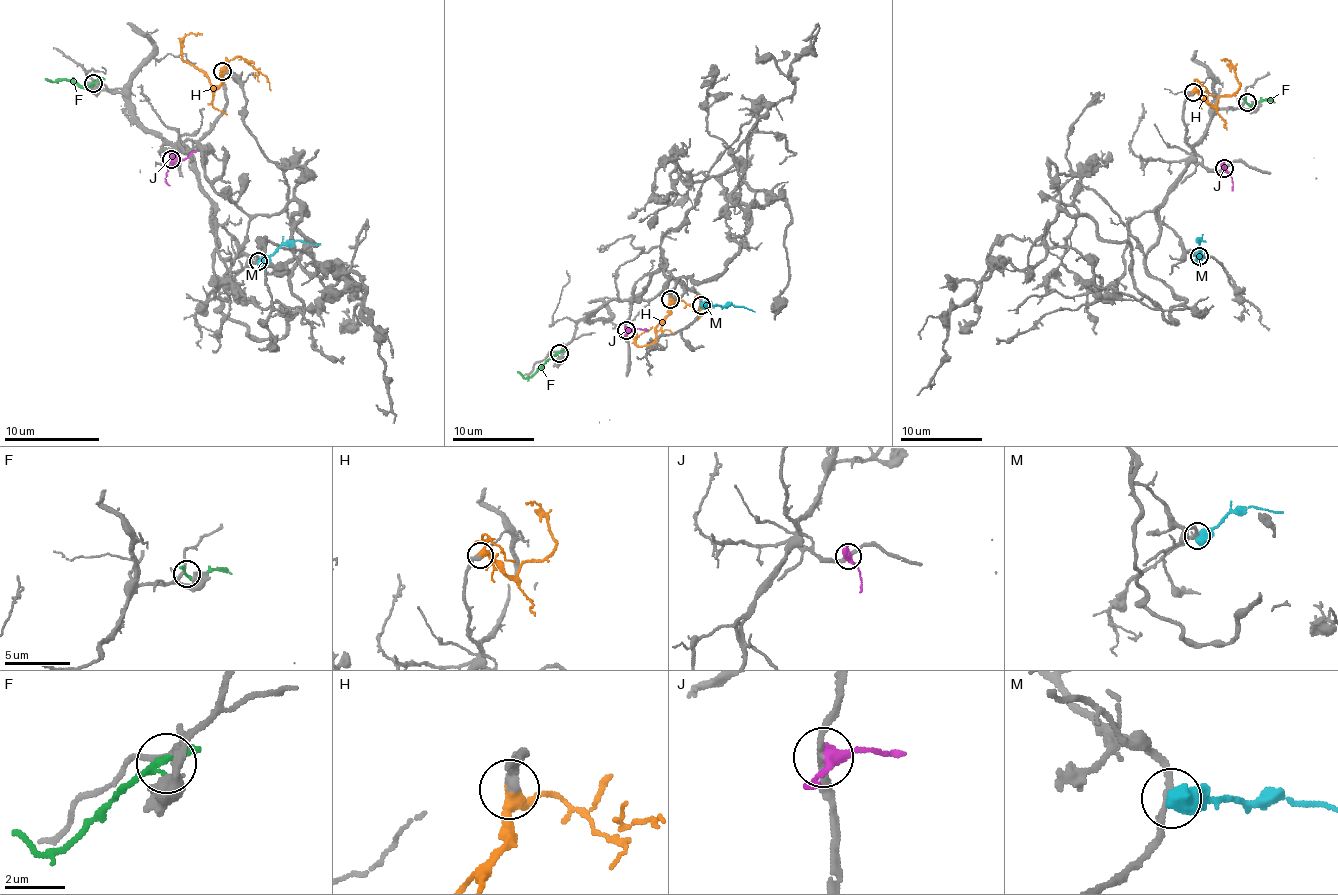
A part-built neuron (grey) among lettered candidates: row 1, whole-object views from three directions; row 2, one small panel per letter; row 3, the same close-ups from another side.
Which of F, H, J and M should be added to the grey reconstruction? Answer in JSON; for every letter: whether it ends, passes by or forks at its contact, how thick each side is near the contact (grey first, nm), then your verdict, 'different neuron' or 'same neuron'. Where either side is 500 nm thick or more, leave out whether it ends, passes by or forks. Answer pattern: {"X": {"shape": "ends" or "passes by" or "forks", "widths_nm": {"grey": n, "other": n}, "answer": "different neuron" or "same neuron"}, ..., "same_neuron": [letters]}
{"F": {"shape": "passes by", "widths_nm": {"grey": 160, "other": 220}, "answer": "different neuron"}, "H": {"shape": "passes by", "widths_nm": {"grey": 380, "other": 360}, "answer": "same neuron"}, "J": {"shape": "passes by", "widths_nm": {"grey": 240, "other": 440}, "answer": "different neuron"}, "M": {"widths_nm": {"grey": 220, "other": 700}, "answer": "different neuron"}, "same_neuron": ["H"]}

